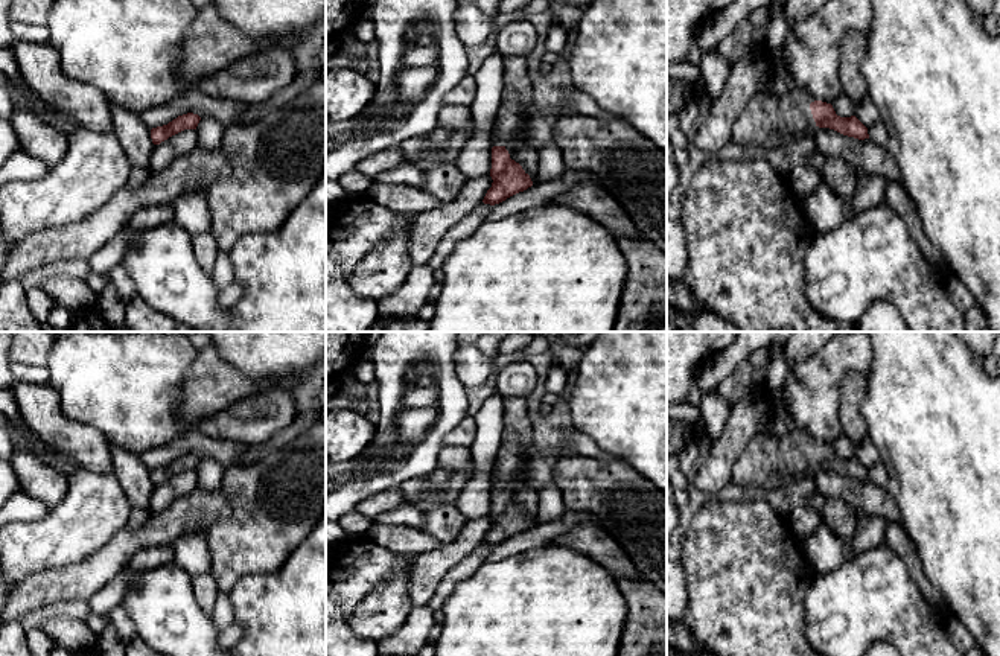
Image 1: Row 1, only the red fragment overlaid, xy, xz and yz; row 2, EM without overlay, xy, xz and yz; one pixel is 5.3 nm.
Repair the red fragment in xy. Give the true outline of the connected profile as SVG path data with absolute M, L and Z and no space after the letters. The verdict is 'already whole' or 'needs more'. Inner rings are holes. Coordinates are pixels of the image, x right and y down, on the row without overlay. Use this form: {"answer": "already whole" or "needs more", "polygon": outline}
{"answer": "already whole", "polygon": "M187 454L178 457L172 463L163 467L157 467L151 470L151 479L154 486L160 486L161 482L167 481L169 478L184 472L184 470L196 470L201 458L193 454Z"}

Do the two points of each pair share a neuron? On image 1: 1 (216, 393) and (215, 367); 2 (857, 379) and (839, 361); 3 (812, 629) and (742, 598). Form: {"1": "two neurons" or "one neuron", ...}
{"1": "one neuron", "2": "two neurons", "3": "two neurons"}

